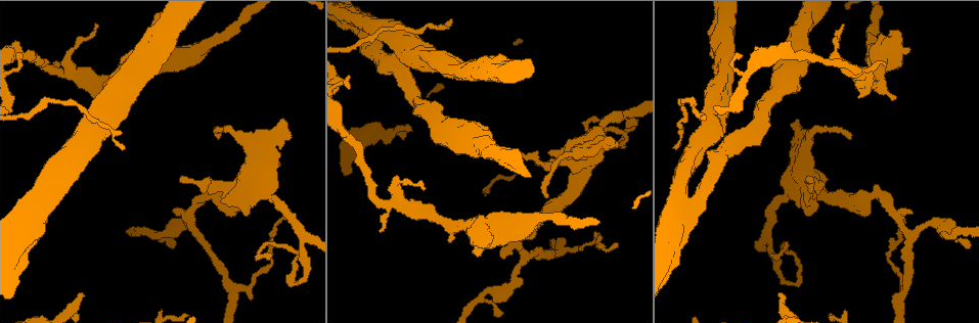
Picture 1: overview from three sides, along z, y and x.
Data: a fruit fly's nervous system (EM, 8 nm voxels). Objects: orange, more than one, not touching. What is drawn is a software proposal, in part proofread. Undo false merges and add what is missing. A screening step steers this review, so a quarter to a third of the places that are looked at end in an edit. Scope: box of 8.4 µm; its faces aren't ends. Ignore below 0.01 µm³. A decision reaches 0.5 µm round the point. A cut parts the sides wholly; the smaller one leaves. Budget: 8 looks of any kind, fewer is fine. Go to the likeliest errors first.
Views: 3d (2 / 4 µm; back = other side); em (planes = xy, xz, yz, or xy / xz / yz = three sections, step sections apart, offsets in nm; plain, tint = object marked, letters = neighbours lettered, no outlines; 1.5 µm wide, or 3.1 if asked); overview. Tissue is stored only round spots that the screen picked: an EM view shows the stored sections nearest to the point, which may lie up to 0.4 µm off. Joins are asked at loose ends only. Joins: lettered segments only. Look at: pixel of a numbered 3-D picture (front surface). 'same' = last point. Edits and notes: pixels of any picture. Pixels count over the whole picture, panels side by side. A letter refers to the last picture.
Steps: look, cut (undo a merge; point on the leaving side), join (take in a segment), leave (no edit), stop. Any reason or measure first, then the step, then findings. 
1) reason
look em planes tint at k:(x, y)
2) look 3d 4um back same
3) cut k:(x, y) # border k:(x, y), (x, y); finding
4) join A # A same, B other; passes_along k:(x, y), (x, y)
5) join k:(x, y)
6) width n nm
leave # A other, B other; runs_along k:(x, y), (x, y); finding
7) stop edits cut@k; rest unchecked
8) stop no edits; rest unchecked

branch stops here
look em planes letters at 1:(780, 294)

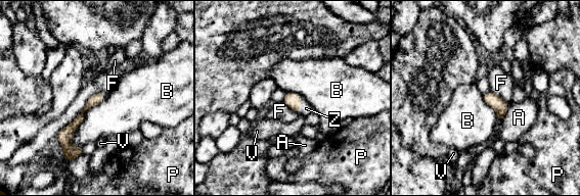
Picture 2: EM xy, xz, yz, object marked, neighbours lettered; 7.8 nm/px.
join Z # A other, B other, F other, P other, V other, Z same; passes_along 2:(293, 100), (300, 104), (306, 108); it goes on there

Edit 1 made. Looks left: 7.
arms part here
look 3d 4um at 1:(197, 235)

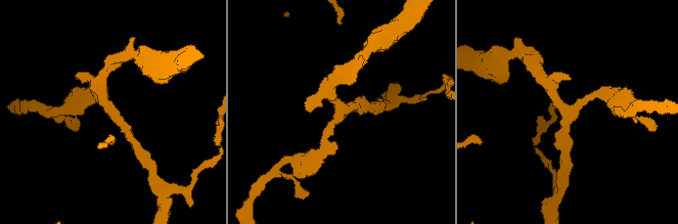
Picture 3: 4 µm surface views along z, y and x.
arms 3; shape alone is not enough
look em xz step 4 tint at 3:(566, 112)

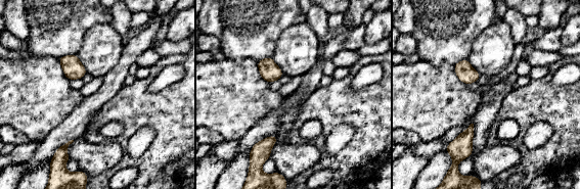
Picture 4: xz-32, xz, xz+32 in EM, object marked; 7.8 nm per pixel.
another direction
look em planes letters same

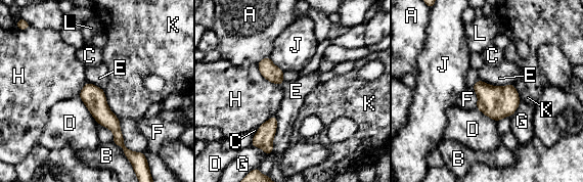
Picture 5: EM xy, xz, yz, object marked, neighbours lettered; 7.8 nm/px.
longest_contact E 300 nm
leave # A other, B other, C other, D other, E other, F other, G other, H other, J other, K other, L other; border 5:(472, 88), (477, 96), (477, 106); one cell here

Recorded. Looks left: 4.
tapers out
look 3d 2um at 1:(741, 54)

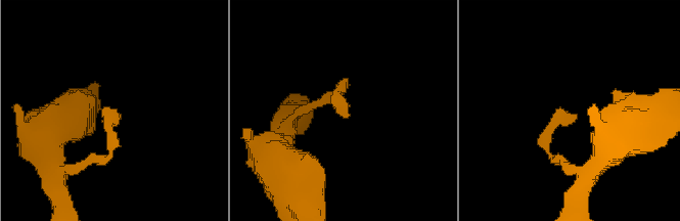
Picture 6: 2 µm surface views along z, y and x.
shape alone is not enough
look em planes letters at 6:(119, 116)

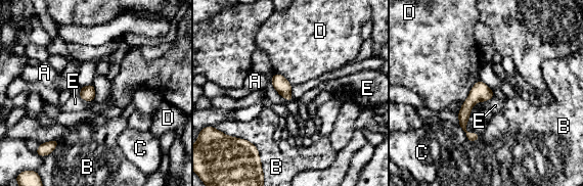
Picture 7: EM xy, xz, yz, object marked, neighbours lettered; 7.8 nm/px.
leave # A other, B other, C other, D other, E other; runs_along 7:(481, 84), (463, 114), (469, 138); no lettered segment goes on from it

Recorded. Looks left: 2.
stop edits join@2; rest unchecked

